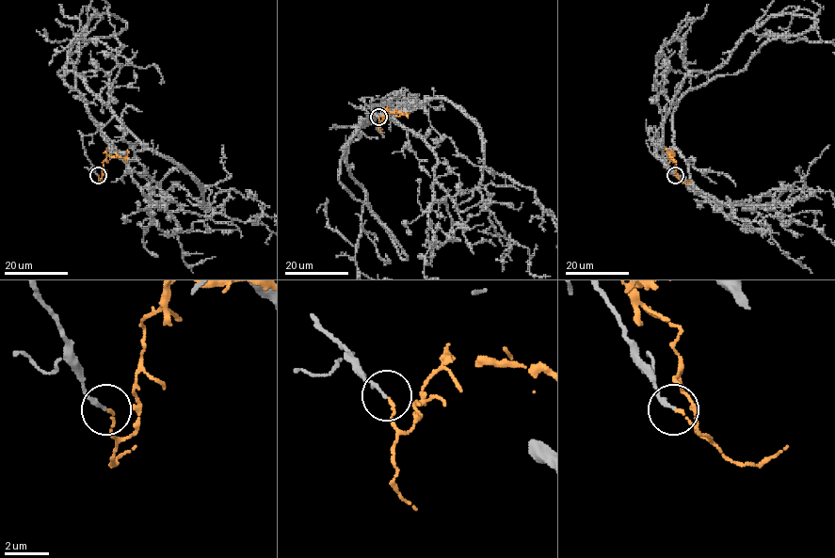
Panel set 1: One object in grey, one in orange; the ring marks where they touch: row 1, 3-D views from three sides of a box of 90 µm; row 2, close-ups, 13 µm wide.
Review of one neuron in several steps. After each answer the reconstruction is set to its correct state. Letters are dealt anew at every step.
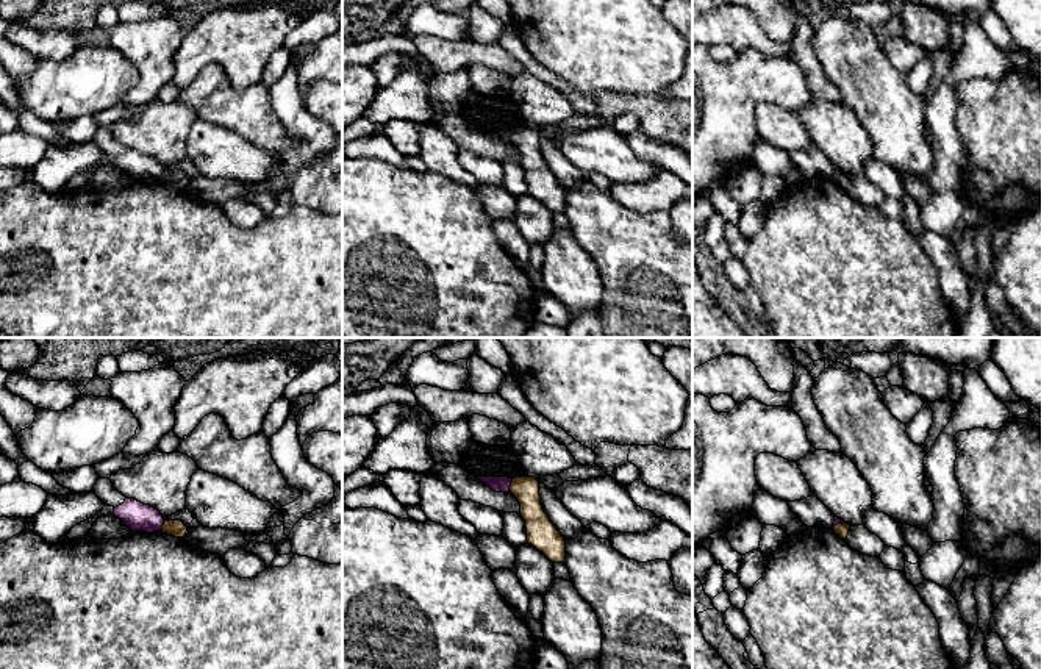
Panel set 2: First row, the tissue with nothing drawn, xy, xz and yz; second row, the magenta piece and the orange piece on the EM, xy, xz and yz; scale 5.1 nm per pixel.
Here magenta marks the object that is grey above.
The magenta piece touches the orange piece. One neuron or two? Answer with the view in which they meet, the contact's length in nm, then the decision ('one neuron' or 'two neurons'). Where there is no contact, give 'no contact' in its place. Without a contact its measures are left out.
xz | 70 nm | two neurons

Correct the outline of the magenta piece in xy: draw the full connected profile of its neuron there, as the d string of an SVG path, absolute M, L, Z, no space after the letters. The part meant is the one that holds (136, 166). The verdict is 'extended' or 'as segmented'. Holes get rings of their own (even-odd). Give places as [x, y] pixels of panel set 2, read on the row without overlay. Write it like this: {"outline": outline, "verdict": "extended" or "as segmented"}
{"outline": "M134 148L114 158L114 166L119 167L131 181L161 181L164 167L150 155L144 155Z", "verdict": "as segmented"}

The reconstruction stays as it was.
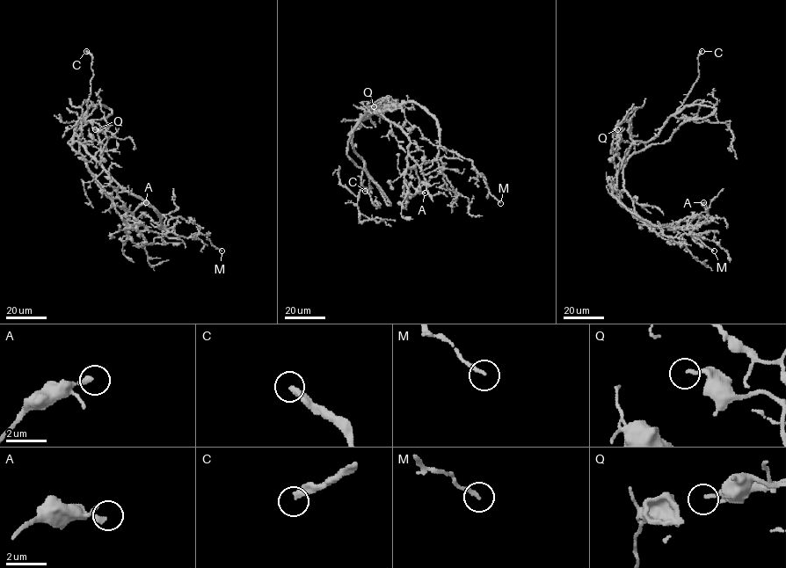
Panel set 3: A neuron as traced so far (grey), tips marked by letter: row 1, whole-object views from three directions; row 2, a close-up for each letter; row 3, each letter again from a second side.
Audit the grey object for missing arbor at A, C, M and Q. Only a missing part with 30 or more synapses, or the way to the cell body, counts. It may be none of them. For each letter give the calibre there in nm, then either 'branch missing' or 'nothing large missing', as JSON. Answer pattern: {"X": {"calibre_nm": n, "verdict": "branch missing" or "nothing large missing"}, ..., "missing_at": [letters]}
{"A": {"calibre_nm": 240, "verdict": "nothing large missing"}, "C": {"calibre_nm": 320, "verdict": "branch missing"}, "M": {"calibre_nm": 190, "verdict": "nothing large missing"}, "Q": {"calibre_nm": 170, "verdict": "nothing large missing"}, "missing_at": ["C"]}

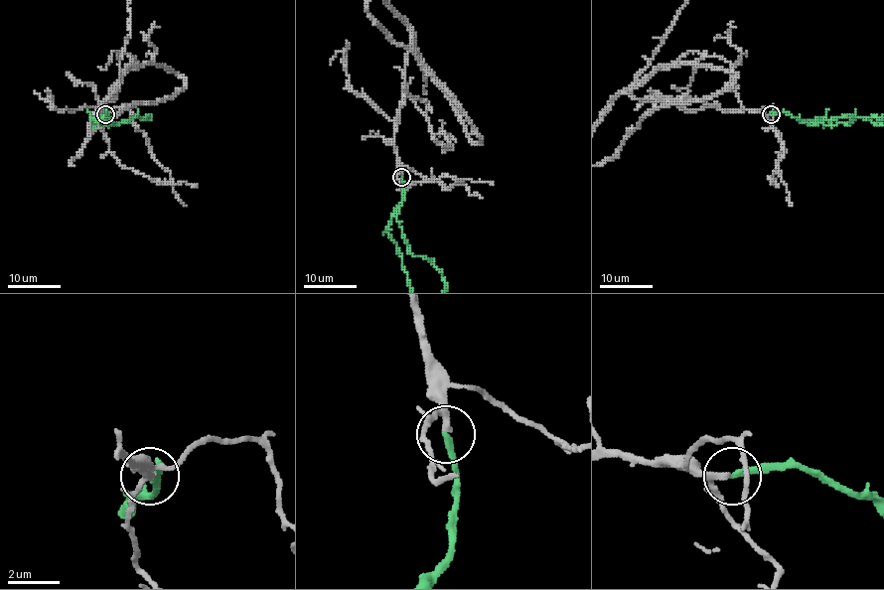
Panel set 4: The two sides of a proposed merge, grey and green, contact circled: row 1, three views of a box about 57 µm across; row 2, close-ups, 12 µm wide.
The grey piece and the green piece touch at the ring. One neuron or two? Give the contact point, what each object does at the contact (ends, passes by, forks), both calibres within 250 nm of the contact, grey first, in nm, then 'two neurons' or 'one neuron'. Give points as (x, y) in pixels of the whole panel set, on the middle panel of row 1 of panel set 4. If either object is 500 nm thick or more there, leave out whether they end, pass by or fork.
place (401, 177); grey passes by; green ends; calibres 200 and 260 nm; one neuron

